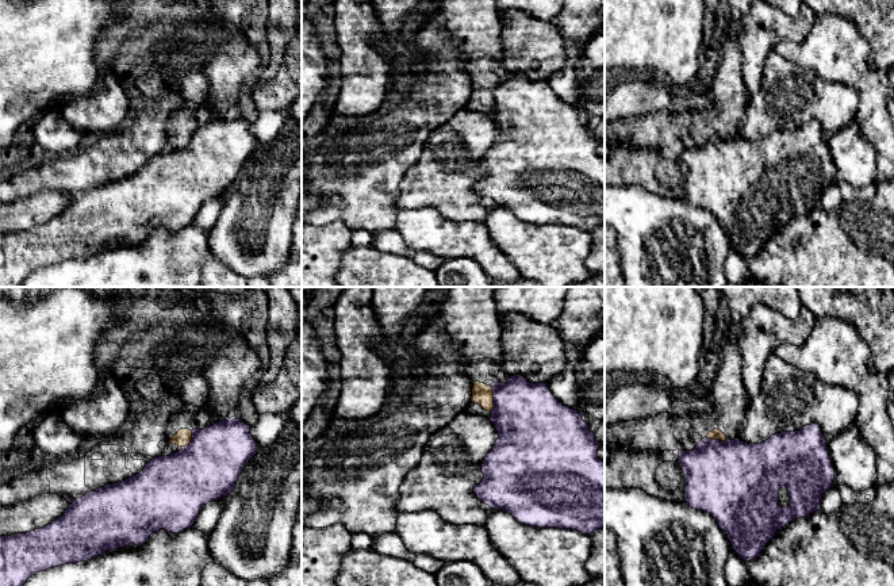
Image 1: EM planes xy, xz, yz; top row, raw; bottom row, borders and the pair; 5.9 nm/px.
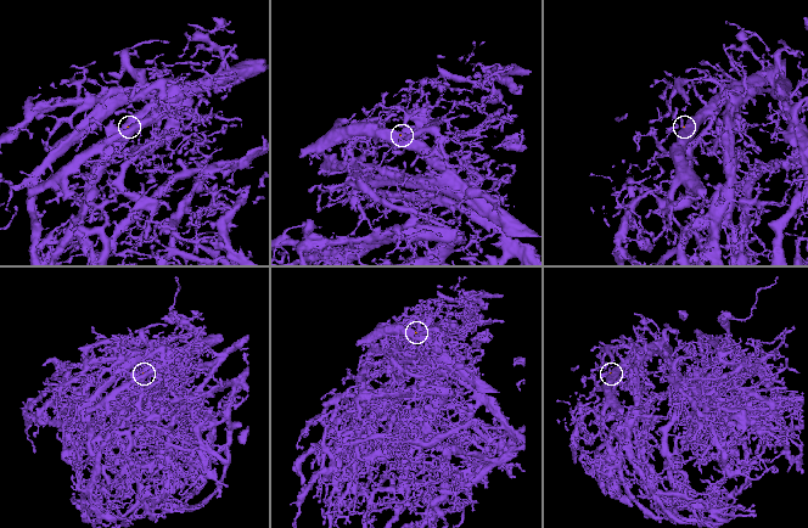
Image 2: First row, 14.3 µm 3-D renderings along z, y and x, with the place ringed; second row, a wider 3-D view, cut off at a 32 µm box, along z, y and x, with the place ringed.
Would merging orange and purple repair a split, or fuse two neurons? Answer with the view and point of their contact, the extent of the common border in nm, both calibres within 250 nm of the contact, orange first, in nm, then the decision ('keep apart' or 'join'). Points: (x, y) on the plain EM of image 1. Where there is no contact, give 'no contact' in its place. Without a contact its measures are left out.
xz (492, 95) | 150 nm | 130/400 nm | keep apart

